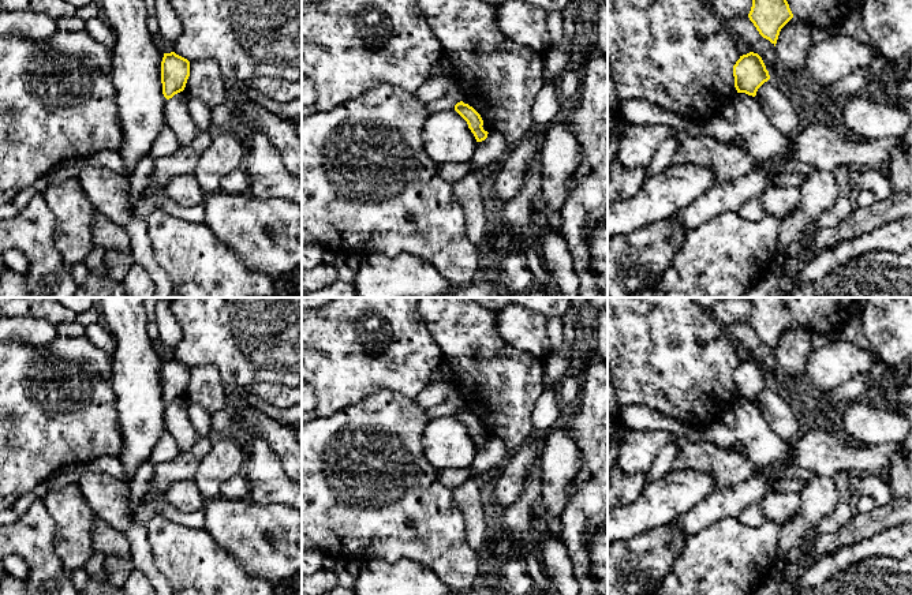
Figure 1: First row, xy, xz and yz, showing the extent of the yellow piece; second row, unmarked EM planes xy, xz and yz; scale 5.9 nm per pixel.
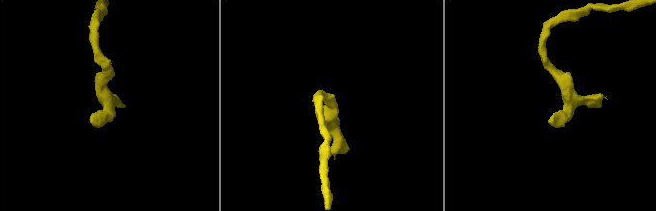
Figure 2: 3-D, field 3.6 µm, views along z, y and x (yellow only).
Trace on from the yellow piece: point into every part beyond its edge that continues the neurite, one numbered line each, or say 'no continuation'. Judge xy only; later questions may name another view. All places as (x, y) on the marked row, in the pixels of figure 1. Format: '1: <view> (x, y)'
no continuation

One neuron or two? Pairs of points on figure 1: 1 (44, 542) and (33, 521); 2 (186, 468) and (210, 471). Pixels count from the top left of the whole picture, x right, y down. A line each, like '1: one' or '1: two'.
1: one
2: two

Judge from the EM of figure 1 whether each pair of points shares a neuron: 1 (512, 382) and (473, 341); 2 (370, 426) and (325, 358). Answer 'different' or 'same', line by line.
1: same
2: different

